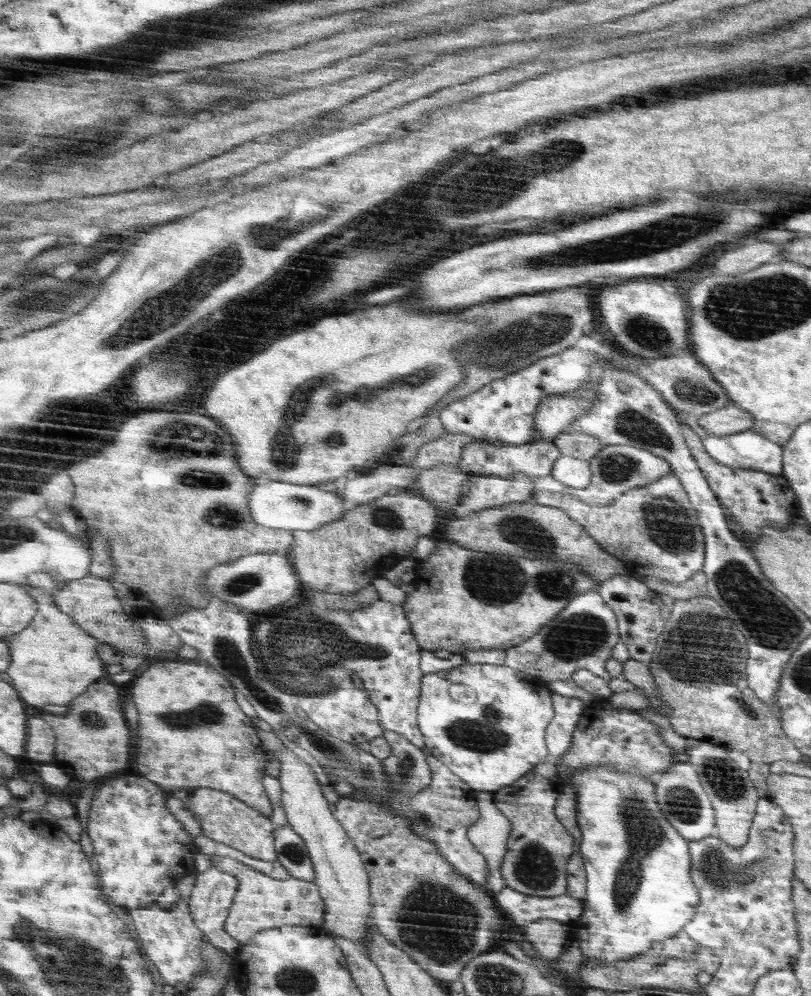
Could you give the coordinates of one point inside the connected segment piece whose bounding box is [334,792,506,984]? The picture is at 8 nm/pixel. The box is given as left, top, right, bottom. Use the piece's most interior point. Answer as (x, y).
(421, 904)

